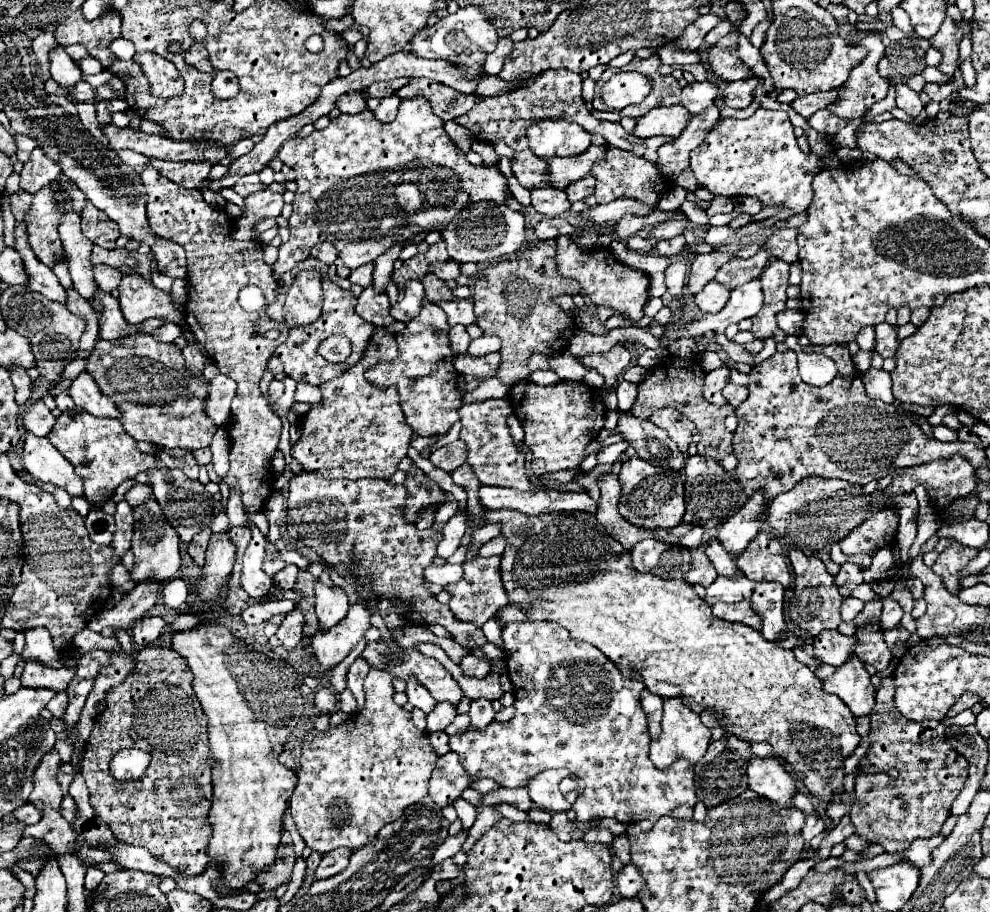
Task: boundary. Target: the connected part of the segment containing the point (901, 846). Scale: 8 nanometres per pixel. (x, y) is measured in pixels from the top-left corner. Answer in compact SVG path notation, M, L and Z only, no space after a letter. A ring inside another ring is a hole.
M885 677L881 687L877 689L875 701L879 705L879 709L871 715L871 747L867 751L867 759L875 765L875 767L895 767L899 771L899 777L893 779L889 775L857 775L857 785L855 785L855 803L851 809L851 821L857 827L857 835L865 837L871 843L879 843L887 849L887 853L903 853L905 849L909 849L909 845L915 839L929 839L939 835L941 825L945 823L945 819L949 817L951 811L951 803L955 801L955 797L959 795L959 791L963 789L963 785L937 785L937 781L957 781L957 773L961 773L961 769L967 769L969 763L965 761L965 757L953 753L933 753L933 749L929 749L929 745L933 745L933 741L937 741L937 733L943 733L945 729L941 729L943 725L939 725L939 721L909 721L905 719L894 704L895 683L893 677ZM913 729L921 729L921 737L909 737L909 733L913 733Z

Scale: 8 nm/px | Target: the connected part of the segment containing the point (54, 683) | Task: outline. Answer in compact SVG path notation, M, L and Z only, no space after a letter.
M27 661L23 667L21 675L21 685L23 687L33 687L33 689L51 689L51 691L65 691L69 681L75 677L75 667L61 667L61 669L51 669L45 667L37 661Z

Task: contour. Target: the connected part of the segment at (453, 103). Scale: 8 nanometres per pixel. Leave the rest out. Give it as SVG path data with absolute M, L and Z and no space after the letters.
M411 79L405 87L395 91L395 95L401 99L411 99L415 95L427 99L433 107L433 113L437 113L437 117L441 117L443 121L453 121L479 101L475 95L457 93L455 89L449 89L431 79Z

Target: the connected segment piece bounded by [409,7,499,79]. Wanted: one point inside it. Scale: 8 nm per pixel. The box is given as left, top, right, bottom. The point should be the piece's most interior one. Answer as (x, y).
(465, 38)

